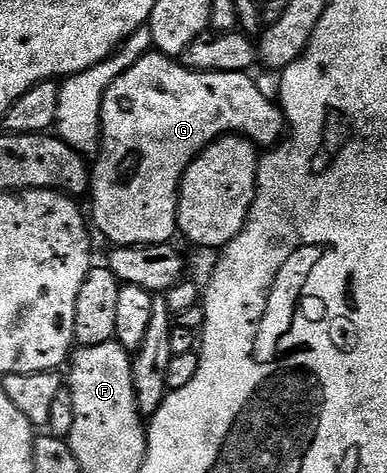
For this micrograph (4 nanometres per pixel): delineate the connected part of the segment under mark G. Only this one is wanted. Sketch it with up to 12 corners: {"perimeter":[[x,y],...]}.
{"perimeter":[[148,53],[109,85],[89,215],[111,245],[176,238],[216,139],[284,138],[247,73]]}

